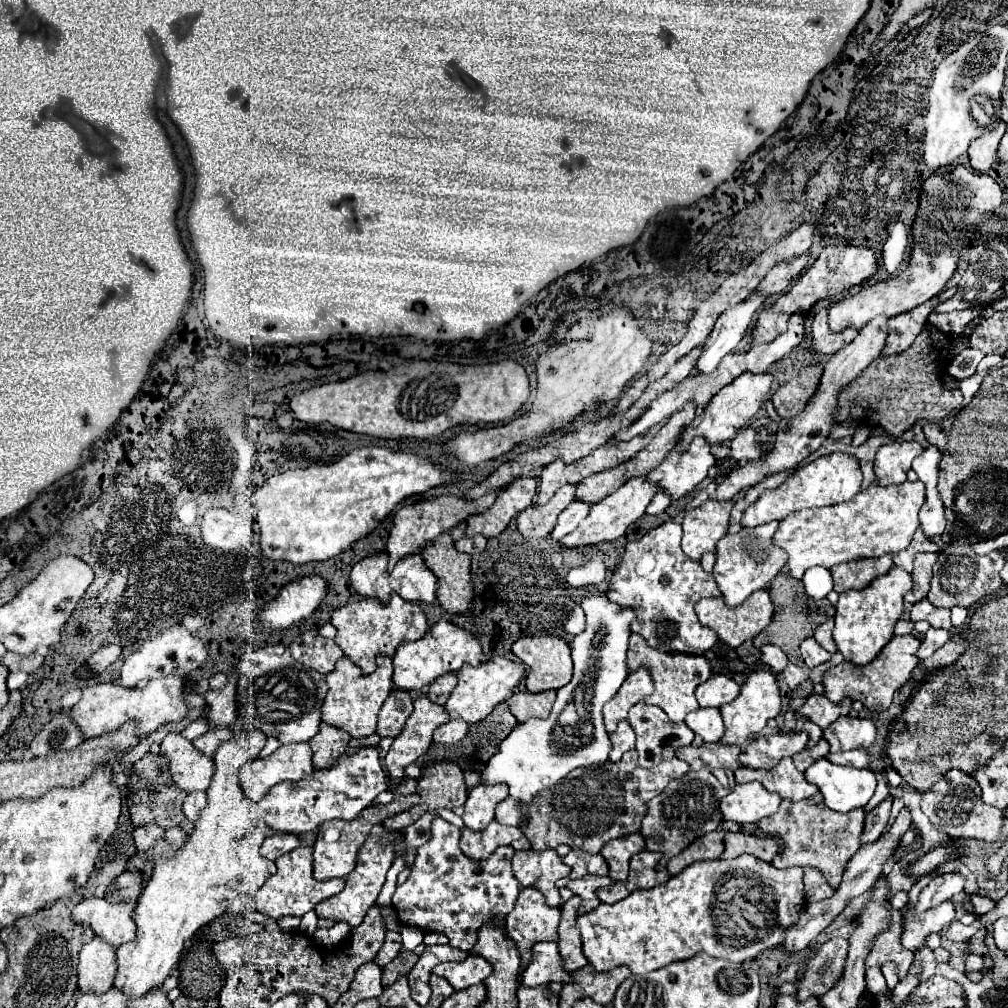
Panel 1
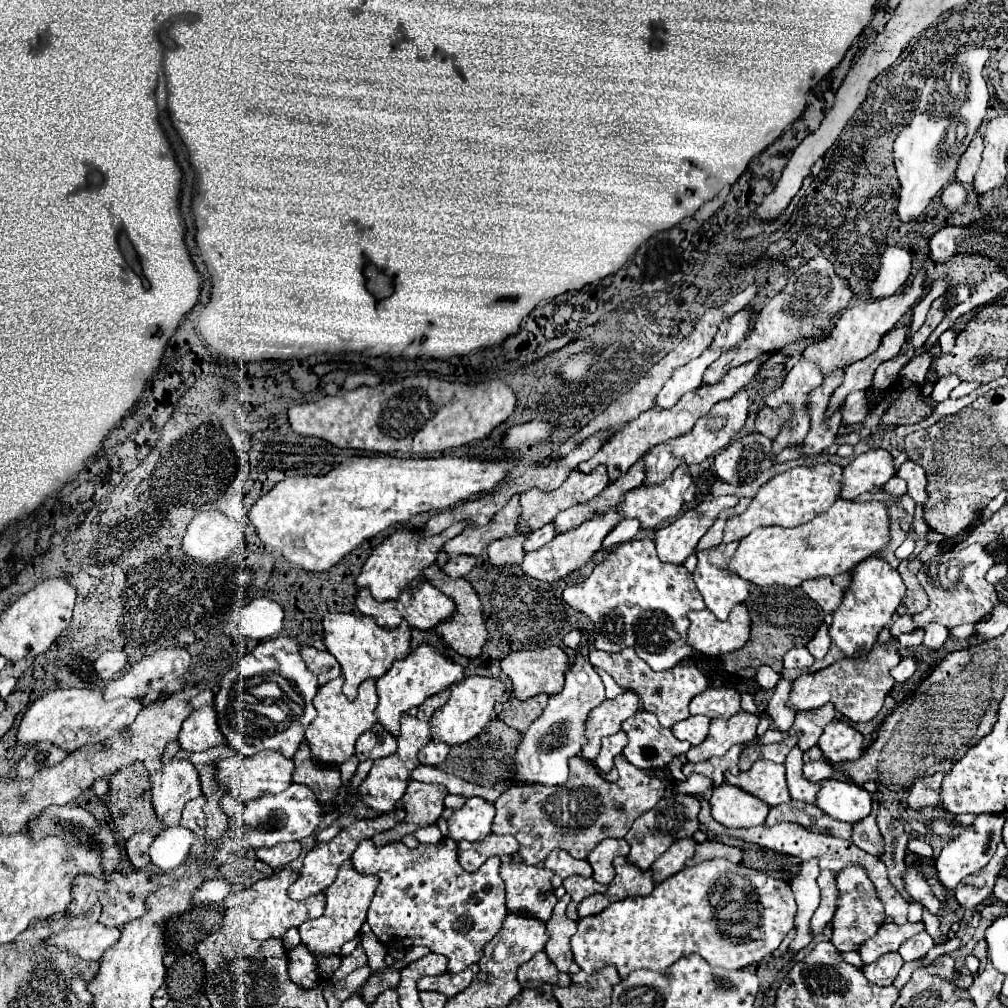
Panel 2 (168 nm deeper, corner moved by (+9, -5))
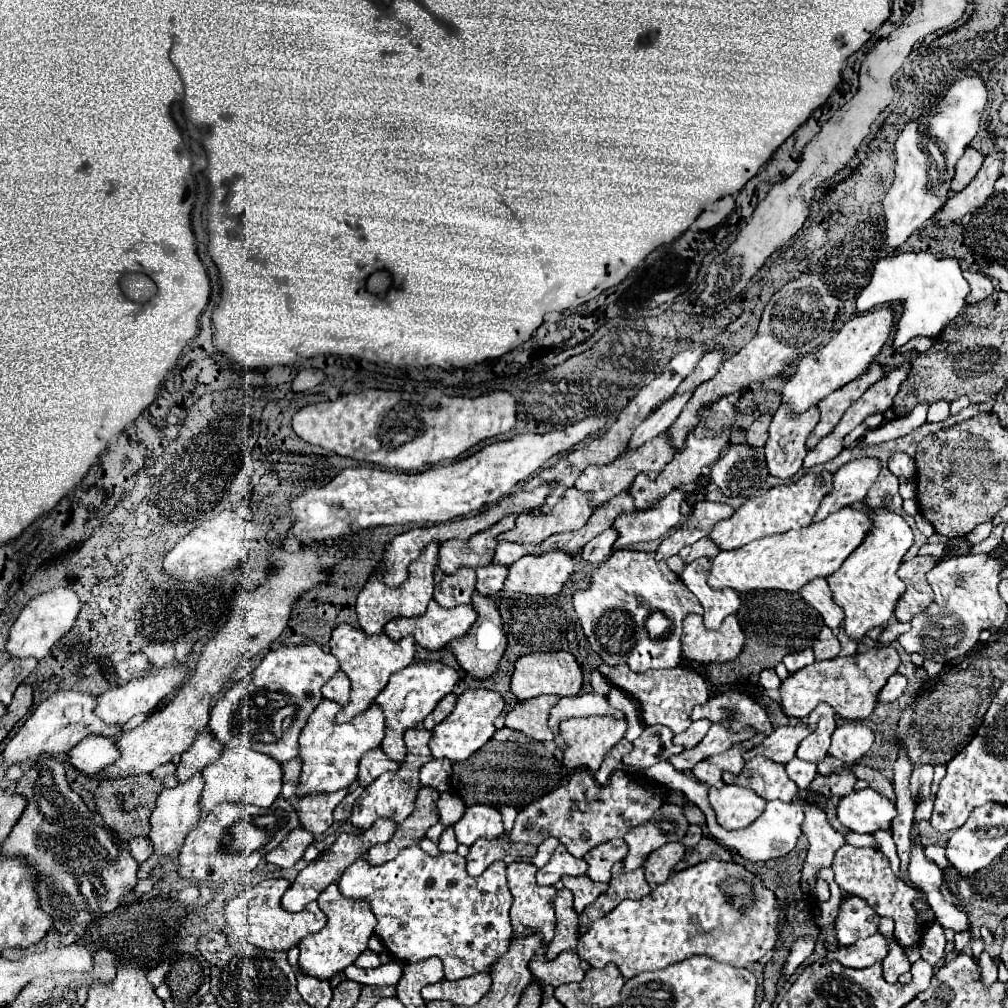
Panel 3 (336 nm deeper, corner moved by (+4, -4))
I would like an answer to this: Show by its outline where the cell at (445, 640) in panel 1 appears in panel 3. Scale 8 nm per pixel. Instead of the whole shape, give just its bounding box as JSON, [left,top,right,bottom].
[375,661,459,763]

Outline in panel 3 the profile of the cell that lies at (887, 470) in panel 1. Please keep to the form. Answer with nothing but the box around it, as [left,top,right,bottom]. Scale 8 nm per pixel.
[813,457,881,521]

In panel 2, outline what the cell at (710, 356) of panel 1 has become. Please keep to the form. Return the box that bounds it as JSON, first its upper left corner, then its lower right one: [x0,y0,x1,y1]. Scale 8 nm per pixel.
[656,348,722,408]

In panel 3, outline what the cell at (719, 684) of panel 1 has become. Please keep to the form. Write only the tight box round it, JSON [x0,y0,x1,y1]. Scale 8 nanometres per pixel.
[691,691,773,735]

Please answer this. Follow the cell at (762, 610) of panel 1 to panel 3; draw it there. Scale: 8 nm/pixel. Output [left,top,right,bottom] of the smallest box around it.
[681,615,745,663]

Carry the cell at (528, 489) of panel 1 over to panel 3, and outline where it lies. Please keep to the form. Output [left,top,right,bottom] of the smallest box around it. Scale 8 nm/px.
[437,515,517,575]

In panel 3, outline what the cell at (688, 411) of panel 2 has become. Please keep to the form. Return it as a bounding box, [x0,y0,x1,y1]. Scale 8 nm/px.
[575,431,677,507]

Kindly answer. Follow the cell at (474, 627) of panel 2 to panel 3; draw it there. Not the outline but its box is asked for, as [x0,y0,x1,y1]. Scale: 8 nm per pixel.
[449,595,507,679]

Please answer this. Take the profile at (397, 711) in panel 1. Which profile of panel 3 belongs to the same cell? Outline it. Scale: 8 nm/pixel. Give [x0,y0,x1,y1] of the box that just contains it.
[359,747,399,785]

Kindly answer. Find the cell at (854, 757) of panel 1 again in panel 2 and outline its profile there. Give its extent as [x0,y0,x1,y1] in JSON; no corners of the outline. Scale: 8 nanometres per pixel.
[802,760,834,782]

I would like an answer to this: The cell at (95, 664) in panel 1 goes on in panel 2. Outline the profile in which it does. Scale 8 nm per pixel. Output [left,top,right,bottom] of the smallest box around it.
[94,652,128,680]

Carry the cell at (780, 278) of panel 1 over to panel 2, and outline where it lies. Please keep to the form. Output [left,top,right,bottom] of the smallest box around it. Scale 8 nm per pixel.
[712,310,750,350]

